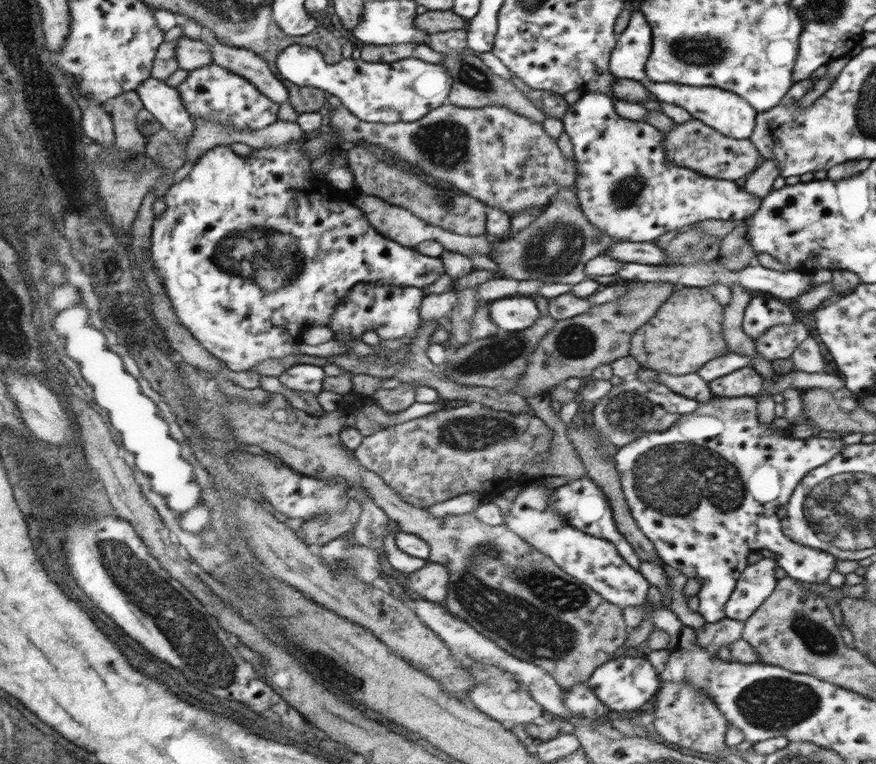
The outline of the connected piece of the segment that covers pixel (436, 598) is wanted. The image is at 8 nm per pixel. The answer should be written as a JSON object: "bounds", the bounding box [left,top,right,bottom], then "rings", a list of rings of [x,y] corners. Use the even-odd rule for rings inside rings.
{"bounds":[406,562,448,603],"rings":[[[428,562],[424,568],[409,573],[406,588],[426,600],[443,603],[447,596],[448,579],[447,568],[436,562]]]}

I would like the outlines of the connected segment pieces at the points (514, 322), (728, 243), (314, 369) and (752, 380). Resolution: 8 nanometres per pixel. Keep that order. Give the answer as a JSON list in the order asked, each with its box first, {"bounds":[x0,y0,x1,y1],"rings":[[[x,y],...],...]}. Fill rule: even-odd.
[{"bounds":[488,296,541,332],"rings":[[[526,296],[501,298],[493,300],[488,305],[489,317],[497,327],[507,332],[526,330],[541,317],[536,303]]]},{"bounds":[720,222,756,270],"rings":[[[737,222],[734,230],[730,232],[721,241],[720,245],[720,260],[722,263],[731,270],[740,270],[749,266],[749,262],[756,258],[754,252],[752,252],[752,246],[748,244],[746,240],[747,224]]]},{"bounds":[278,364,326,395],"rings":[[[299,364],[285,370],[278,380],[294,392],[307,392],[317,395],[322,391],[322,383],[326,374],[320,366]]]},{"bounds":[708,366,764,398],"rings":[[[744,366],[726,376],[708,383],[711,394],[728,398],[749,396],[756,397],[764,386],[762,376],[752,366]]]}]

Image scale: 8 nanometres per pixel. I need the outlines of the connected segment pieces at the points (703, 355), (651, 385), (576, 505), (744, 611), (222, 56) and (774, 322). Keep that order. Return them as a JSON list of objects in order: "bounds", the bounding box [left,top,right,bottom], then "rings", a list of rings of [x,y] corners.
[{"bounds":[629,286,730,376],"rings":[[[678,286],[654,317],[631,338],[629,354],[641,367],[674,376],[696,373],[709,360],[730,354],[722,334],[725,306],[718,303],[709,287]]]},{"bounds":[590,376,699,449],"rings":[[[636,376],[624,378],[620,385],[612,387],[612,390],[595,403],[590,413],[593,420],[592,428],[594,432],[606,435],[609,443],[619,449],[636,437],[650,432],[654,428],[654,422],[660,420],[664,414],[688,414],[694,412],[699,407],[699,401],[691,397],[684,396],[664,383],[648,381],[642,383]]]},{"bounds":[549,476,641,570],"rings":[[[588,476],[576,480],[570,480],[569,483],[559,486],[553,492],[549,503],[564,517],[565,522],[573,527],[580,529],[589,535],[609,540],[620,553],[620,556],[632,567],[638,570],[641,560],[638,558],[632,545],[624,538],[624,535],[616,526],[613,510],[609,500],[600,490],[600,487]]]},{"bounds":[726,558,776,621],"rings":[[[766,558],[756,564],[747,565],[737,580],[734,592],[726,601],[726,618],[745,621],[762,606],[775,589],[776,565],[776,560]]]},{"bounds":[204,30,289,105],"rings":[[[210,30],[208,39],[204,41],[211,48],[214,63],[247,78],[279,105],[289,102],[289,92],[283,79],[273,73],[267,61],[254,51],[222,44]]]},{"bounds":[742,297,796,341],"rings":[[[752,297],[744,312],[742,328],[753,341],[764,335],[769,328],[796,323],[796,316],[779,299]]]}]

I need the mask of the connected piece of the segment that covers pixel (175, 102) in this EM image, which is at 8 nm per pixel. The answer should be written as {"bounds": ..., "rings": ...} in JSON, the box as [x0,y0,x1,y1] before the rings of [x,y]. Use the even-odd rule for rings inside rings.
{"bounds":[135,77,195,141],"rings":[[[150,77],[136,87],[135,91],[139,94],[143,107],[148,109],[174,138],[179,138],[182,141],[188,140],[193,135],[195,122],[186,112],[177,88],[168,86],[165,81]]]}

